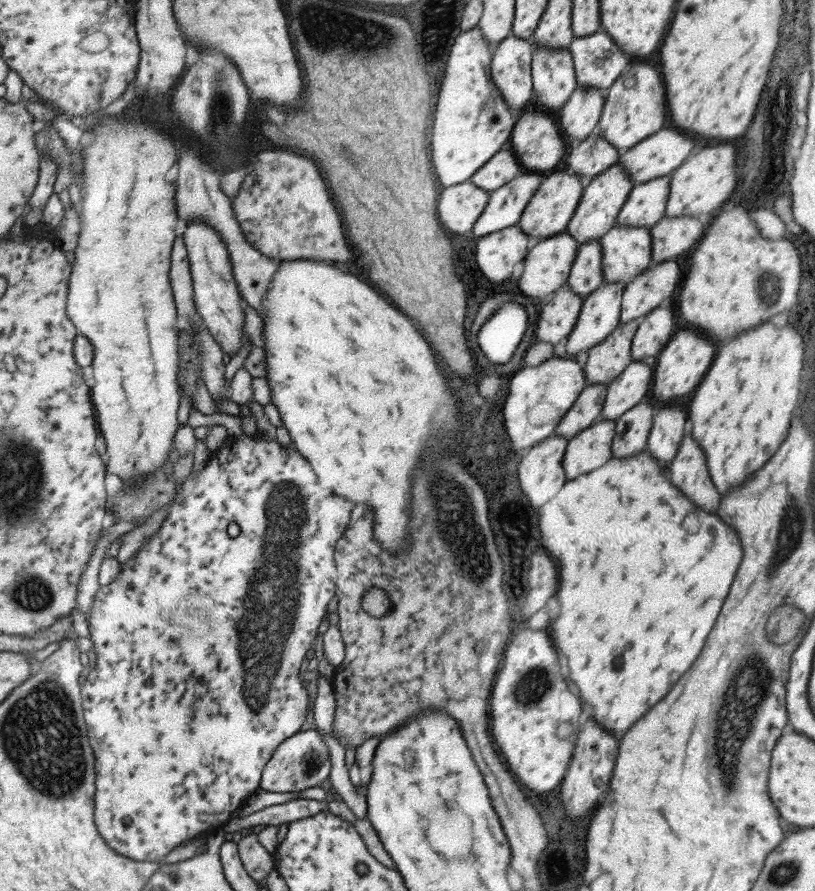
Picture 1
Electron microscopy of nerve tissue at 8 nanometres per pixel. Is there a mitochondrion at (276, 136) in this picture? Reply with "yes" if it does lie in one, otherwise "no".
no

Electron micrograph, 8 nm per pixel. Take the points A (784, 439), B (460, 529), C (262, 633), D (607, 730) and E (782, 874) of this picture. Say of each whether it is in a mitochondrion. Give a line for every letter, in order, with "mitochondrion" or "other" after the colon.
A: other
B: mitochondrion
C: mitochondrion
D: other
E: mitochondrion

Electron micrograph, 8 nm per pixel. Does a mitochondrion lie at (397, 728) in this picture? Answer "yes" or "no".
no

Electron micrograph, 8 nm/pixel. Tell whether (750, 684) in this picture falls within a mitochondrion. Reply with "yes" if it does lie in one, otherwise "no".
yes

